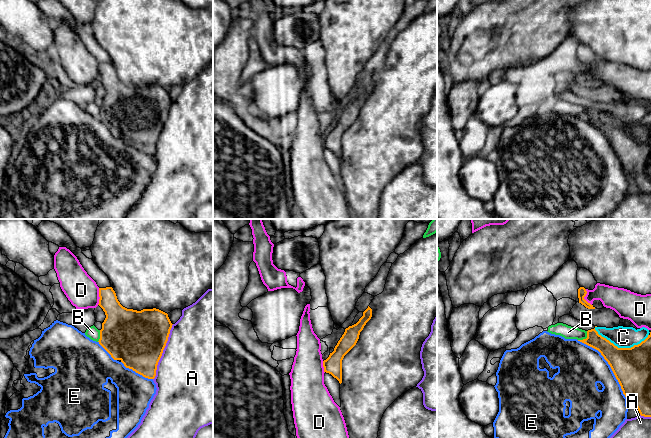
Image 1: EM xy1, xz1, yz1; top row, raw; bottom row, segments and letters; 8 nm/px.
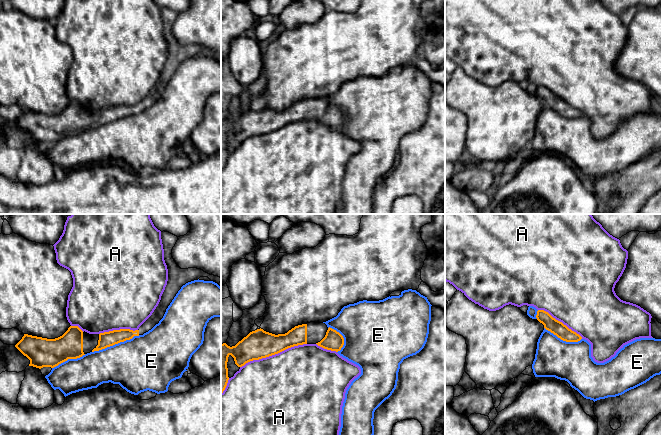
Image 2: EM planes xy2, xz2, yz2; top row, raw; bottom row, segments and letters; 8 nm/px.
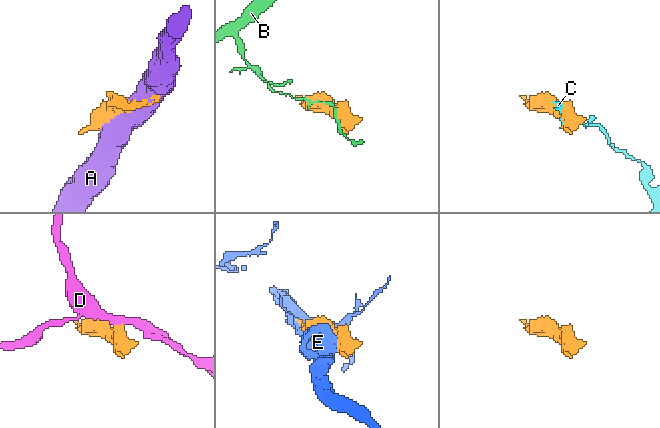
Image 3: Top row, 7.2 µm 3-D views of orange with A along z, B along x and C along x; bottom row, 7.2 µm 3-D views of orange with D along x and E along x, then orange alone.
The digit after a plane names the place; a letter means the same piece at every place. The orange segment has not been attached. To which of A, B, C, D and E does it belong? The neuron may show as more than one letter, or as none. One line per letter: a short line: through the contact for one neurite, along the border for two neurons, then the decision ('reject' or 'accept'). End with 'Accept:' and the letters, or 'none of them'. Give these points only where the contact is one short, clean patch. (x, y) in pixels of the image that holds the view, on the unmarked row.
A: reject
B: reject
C: reject
D: reject
E: reject
Accept: none of them

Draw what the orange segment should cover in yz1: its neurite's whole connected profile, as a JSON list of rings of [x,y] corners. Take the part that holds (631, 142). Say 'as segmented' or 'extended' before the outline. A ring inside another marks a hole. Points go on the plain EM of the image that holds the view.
as segmented | [[[594,105],[587,107],[587,114],[578,116],[596,126],[610,141],[627,176],[634,174],[634,179],[641,192],[651,193],[651,108],[638,121],[631,124],[618,124]]]

